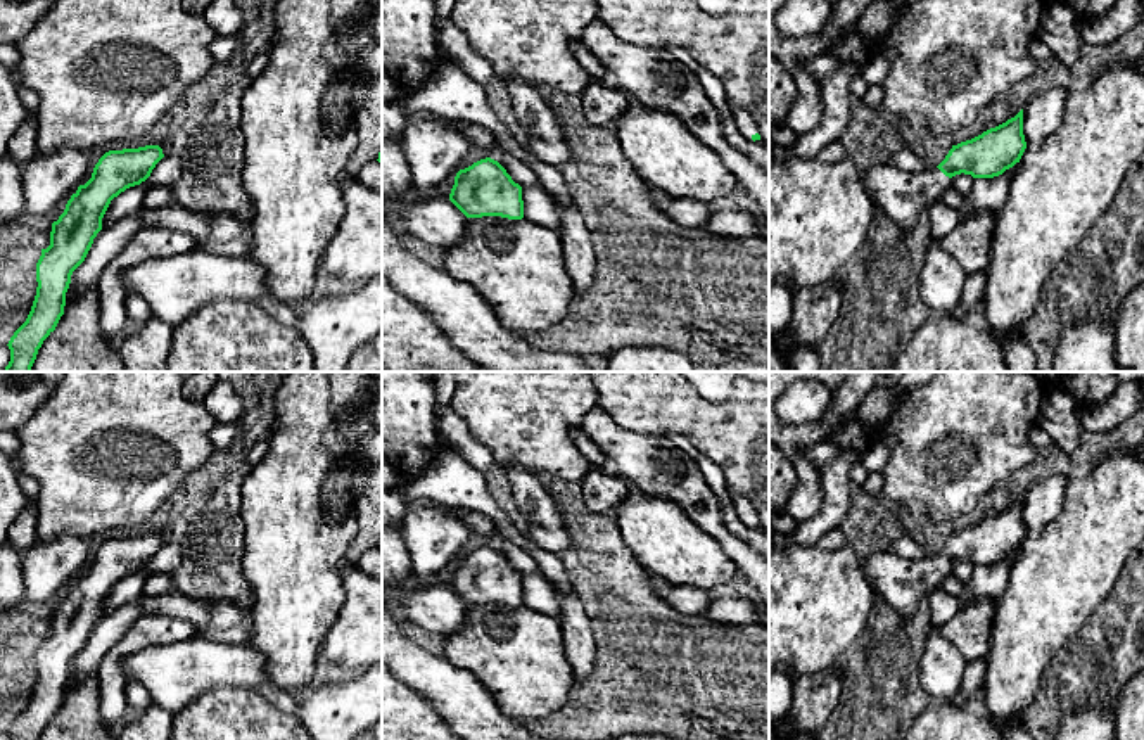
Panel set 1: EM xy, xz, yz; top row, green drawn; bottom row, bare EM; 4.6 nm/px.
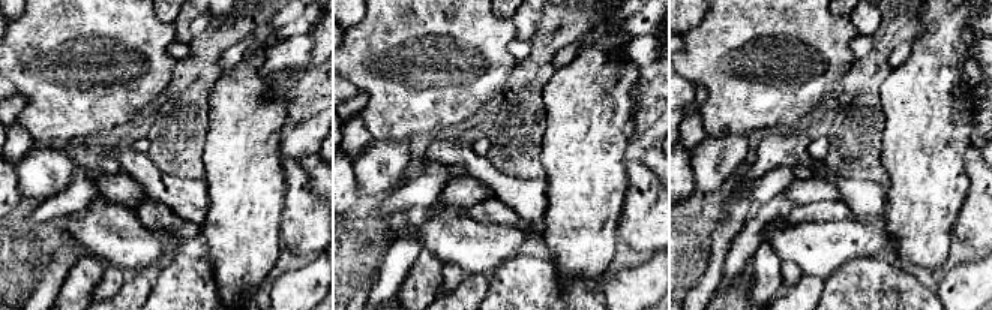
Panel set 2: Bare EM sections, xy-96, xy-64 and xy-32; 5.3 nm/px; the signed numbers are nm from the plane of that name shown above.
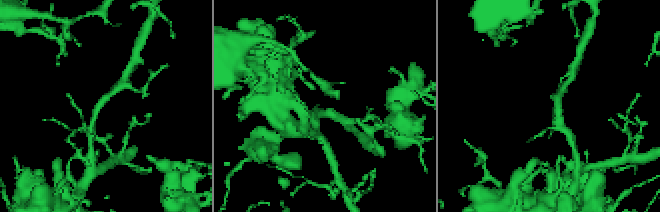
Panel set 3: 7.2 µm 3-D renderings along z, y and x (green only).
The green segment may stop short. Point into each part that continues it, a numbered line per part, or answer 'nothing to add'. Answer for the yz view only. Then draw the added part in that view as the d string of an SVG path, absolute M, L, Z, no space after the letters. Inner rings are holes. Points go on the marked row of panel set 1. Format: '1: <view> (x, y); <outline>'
1: yz (902, 196); M880 164L861 175L864 188L890 220L911 230L919 214L942 199L952 187L952 178L938 168L926 171L902 171Z

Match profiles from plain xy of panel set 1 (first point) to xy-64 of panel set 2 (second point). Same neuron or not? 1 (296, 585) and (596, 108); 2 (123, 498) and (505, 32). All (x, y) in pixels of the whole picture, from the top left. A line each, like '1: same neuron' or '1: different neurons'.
1: same neuron
2: same neuron

